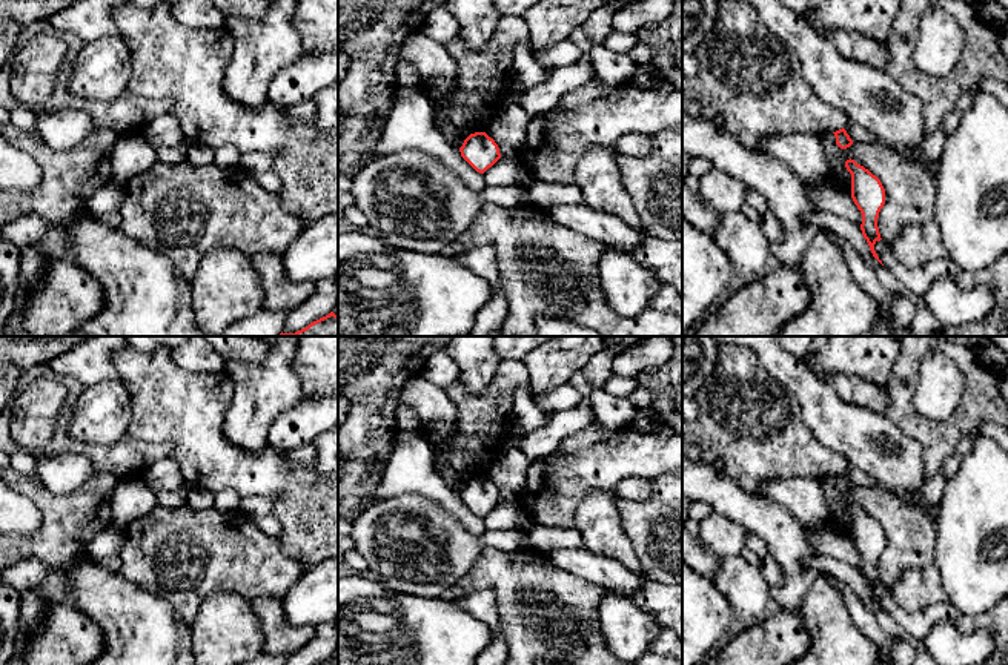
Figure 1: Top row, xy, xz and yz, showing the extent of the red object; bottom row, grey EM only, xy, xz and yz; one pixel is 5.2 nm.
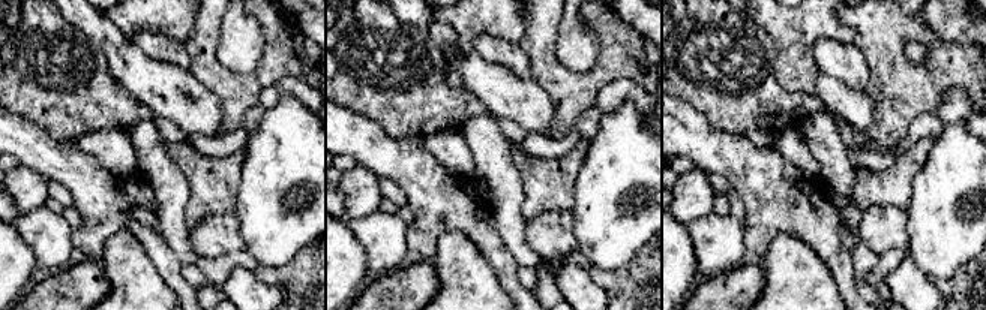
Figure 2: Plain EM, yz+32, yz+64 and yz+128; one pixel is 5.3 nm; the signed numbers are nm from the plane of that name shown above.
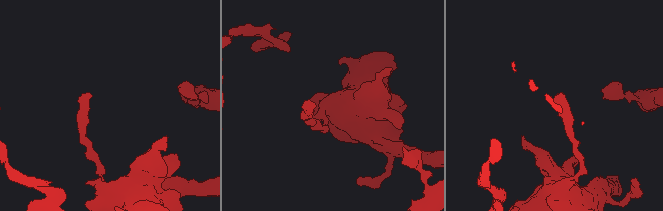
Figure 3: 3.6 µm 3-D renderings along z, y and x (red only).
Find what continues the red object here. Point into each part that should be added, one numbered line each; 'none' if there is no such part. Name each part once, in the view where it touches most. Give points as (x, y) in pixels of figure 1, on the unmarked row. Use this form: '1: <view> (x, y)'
none

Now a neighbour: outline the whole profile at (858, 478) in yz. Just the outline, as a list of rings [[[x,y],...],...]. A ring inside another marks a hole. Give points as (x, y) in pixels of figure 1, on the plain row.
[[[848,465],[844,473],[853,484],[853,487],[877,487],[877,482],[864,470]]]

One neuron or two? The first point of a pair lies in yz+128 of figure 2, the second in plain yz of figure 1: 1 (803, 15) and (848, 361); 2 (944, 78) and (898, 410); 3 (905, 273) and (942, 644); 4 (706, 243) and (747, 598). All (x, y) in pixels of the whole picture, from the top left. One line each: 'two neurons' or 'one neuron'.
1: one neuron
2: one neuron
3: one neuron
4: one neuron

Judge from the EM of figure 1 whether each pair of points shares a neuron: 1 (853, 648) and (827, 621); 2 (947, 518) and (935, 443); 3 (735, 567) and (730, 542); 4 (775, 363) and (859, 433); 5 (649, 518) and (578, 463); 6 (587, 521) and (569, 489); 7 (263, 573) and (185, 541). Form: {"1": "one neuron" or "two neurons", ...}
{"1": "one neuron", "2": "two neurons", "3": "two neurons", "4": "one neuron", "5": "two neurons", "6": "two neurons", "7": "one neuron"}

